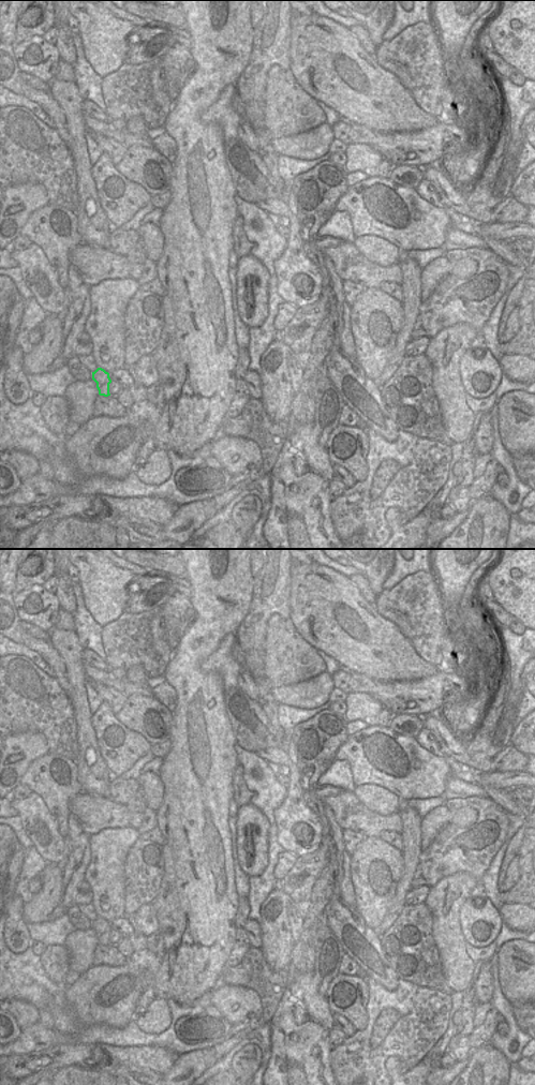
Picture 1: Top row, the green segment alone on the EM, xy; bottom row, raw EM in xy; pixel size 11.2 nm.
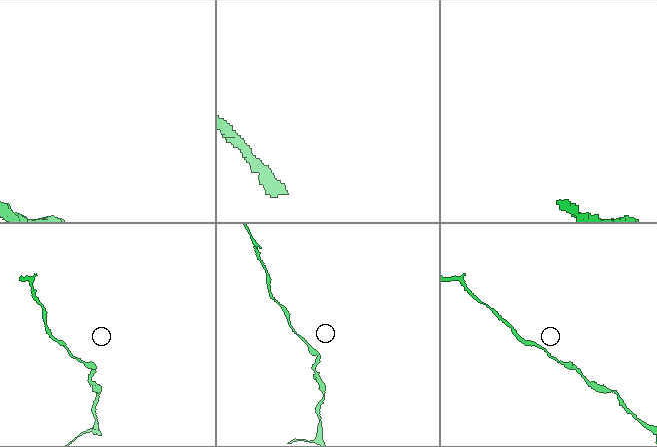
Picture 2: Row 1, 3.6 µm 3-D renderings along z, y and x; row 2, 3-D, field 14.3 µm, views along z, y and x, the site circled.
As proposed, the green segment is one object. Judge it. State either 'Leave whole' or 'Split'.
Leave whole.

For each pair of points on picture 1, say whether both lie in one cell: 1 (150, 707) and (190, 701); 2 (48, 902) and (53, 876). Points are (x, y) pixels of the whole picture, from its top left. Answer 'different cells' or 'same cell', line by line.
1: different cells
2: same cell

